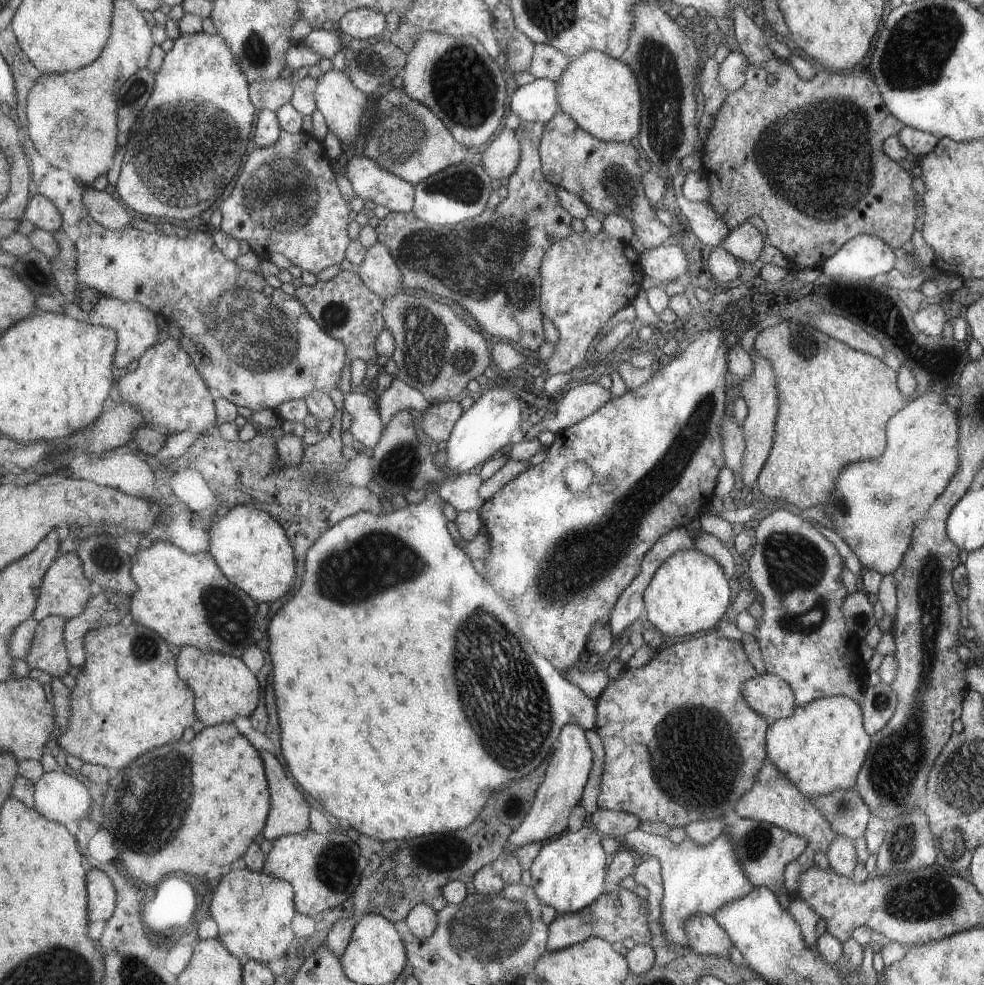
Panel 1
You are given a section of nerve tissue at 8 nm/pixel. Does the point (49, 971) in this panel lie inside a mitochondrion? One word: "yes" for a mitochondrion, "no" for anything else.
yes

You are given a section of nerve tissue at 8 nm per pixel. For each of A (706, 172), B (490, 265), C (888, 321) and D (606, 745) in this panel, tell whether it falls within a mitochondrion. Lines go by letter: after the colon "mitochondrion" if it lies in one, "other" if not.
A: other
B: mitochondrion
C: mitochondrion
D: other

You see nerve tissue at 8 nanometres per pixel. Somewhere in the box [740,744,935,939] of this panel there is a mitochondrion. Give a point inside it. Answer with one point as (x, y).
(901, 845)

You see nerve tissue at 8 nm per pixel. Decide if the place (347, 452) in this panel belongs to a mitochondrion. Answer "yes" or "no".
no

